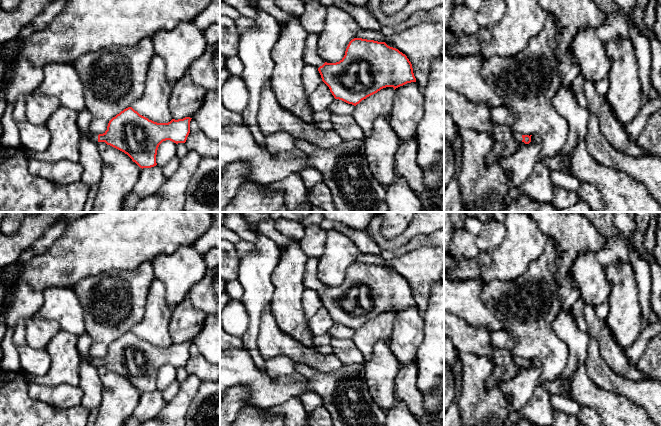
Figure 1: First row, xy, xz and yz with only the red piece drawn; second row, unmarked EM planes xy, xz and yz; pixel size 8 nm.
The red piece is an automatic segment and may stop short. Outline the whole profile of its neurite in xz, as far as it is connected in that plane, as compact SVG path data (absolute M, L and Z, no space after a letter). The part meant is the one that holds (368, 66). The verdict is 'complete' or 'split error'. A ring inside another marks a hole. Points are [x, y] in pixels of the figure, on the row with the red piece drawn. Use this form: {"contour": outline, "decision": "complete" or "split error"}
{"contour": "M309 33L303 51L303 61L306 65L318 69L322 81L329 87L335 99L356 106L383 88L393 87L395 90L407 83L416 82L412 64L407 56L385 42L354 38L349 42L344 57L336 63L327 63L319 56L318 43L319 35Z", "decision": "split error"}

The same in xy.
{"contour": "M128 107L113 117L107 130L99 135L90 131L91 119L91 113L86 108L79 112L77 126L82 135L94 142L105 142L124 152L143 169L157 165L157 150L163 141L170 140L176 144L186 142L192 118L157 123Z", "decision": "split error"}

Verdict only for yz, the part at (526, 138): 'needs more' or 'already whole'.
needs more

